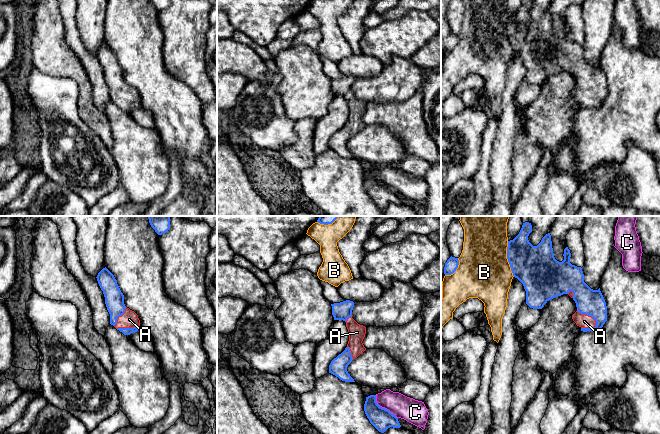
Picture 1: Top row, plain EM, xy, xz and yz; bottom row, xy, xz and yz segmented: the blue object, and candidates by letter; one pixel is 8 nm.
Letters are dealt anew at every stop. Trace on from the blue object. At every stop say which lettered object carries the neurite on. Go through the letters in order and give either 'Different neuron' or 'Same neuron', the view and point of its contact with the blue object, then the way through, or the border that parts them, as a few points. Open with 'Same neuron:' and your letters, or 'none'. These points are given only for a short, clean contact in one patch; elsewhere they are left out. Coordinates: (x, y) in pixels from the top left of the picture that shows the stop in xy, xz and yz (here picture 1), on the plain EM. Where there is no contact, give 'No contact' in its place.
Same neuron: A
A: Same neuron. Touches blue at yz (589, 91)
B: Different neuron. Touches blue at yz (507, 34)
C: Different neuron. Touches blue at xz (383, 184)

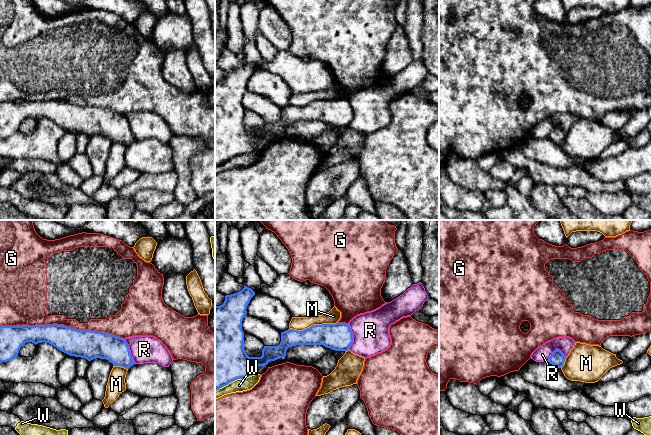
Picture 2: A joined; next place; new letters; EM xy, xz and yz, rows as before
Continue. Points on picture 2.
Same neuron: none
G: Different neuron. Touches blue at xy (62, 101)
M: Different neuron. Touches blue at xz (313, 101)
R: Different neuron. Touches blue at xz (352, 113). Boundary: xz (348, 100), (352, 109), (352, 120), (349, 125)
W: Different neuron. Touches blue at xz (235, 155)

